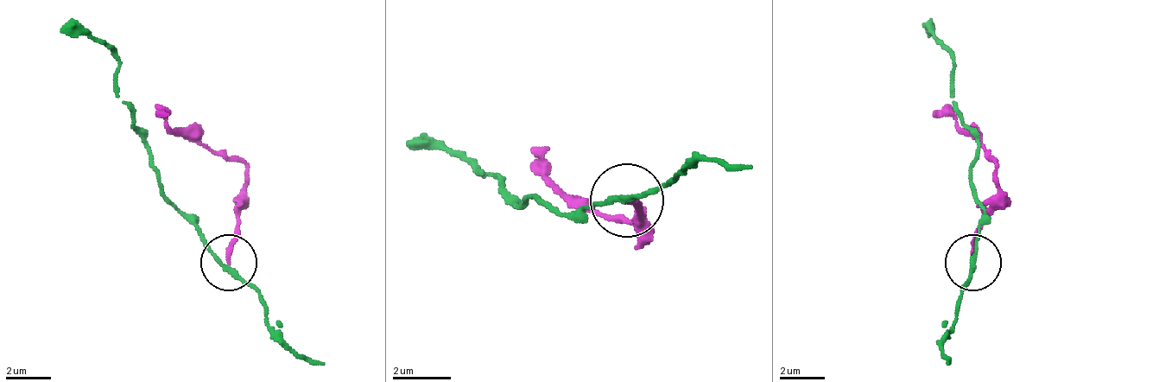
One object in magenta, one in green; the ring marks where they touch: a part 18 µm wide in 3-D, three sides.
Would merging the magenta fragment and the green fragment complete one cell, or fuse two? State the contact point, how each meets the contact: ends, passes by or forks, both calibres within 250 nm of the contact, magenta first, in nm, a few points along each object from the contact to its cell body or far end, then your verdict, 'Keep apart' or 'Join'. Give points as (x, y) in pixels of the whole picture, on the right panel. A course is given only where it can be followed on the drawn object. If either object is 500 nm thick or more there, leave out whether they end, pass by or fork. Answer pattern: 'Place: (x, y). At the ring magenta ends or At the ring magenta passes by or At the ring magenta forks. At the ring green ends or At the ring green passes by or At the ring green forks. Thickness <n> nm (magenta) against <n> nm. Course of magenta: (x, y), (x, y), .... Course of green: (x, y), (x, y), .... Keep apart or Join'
Place: (973, 262). At the ring magenta ends. At the ring green passes by. Thickness 200 nm (magenta) against 170 nm. Course of magenta: (974, 261), (997, 165), (980, 143), (935, 109). Course of green: (974, 266), (985, 205), (969, 176), (974, 131), (952, 98), (952, 59), (929, 25). Keep apart

